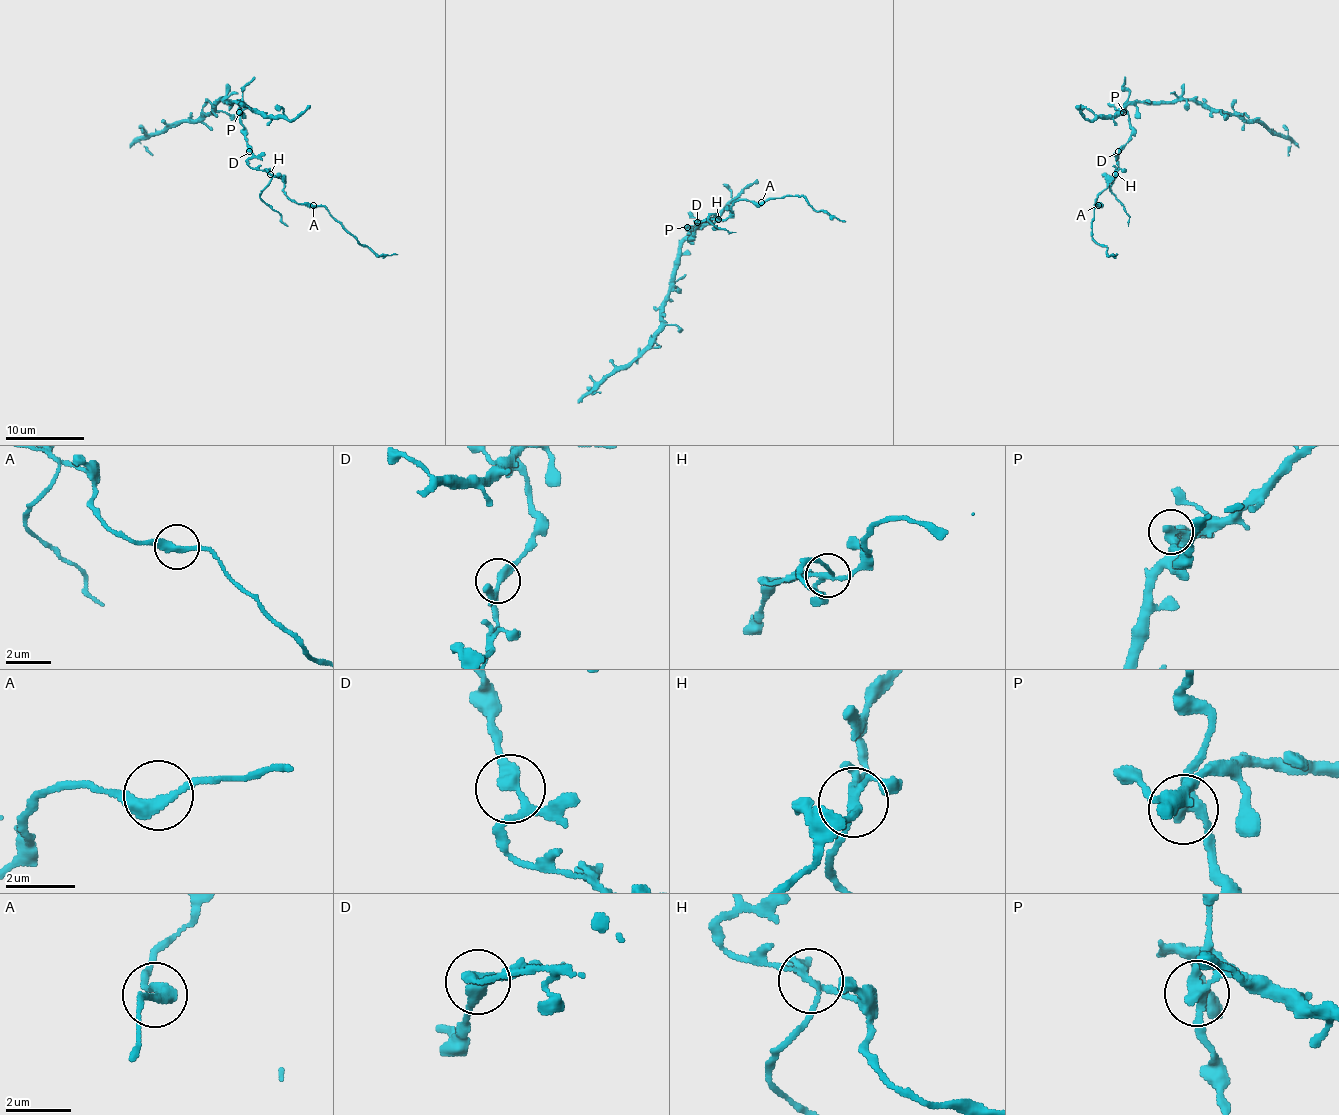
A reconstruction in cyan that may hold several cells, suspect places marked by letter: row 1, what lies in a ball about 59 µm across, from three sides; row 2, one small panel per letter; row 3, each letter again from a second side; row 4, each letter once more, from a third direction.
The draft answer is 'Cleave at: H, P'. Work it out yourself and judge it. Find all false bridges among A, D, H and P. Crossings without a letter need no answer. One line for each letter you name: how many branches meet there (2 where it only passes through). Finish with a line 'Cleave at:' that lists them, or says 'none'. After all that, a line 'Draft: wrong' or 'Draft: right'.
H: branches 4
P: branches 2
Cleave at: H, P
Draft: right

